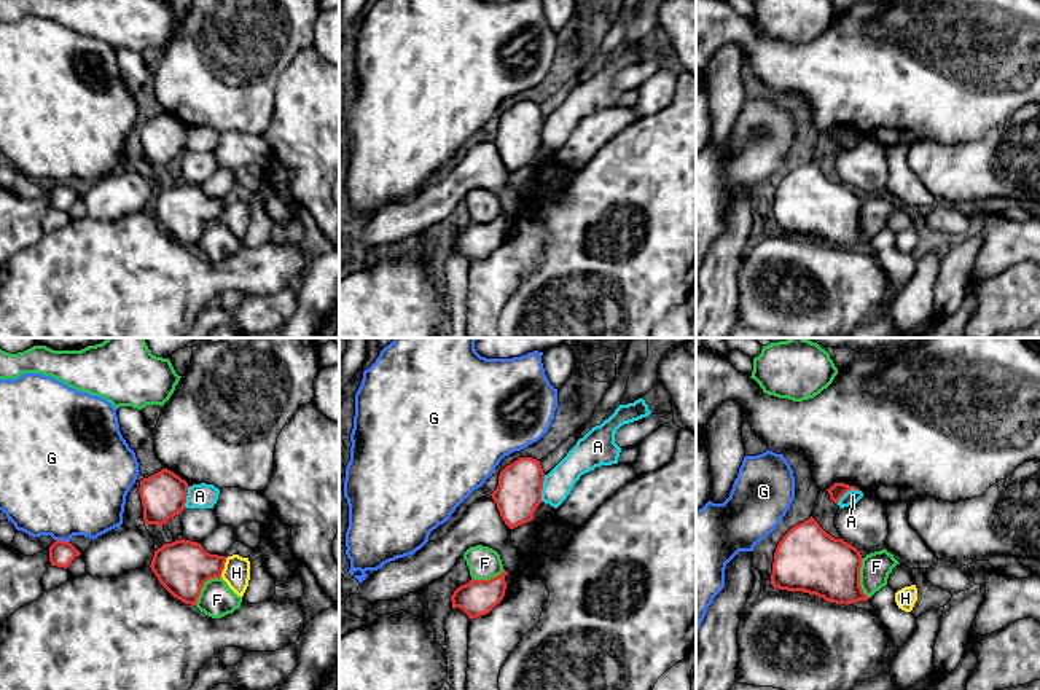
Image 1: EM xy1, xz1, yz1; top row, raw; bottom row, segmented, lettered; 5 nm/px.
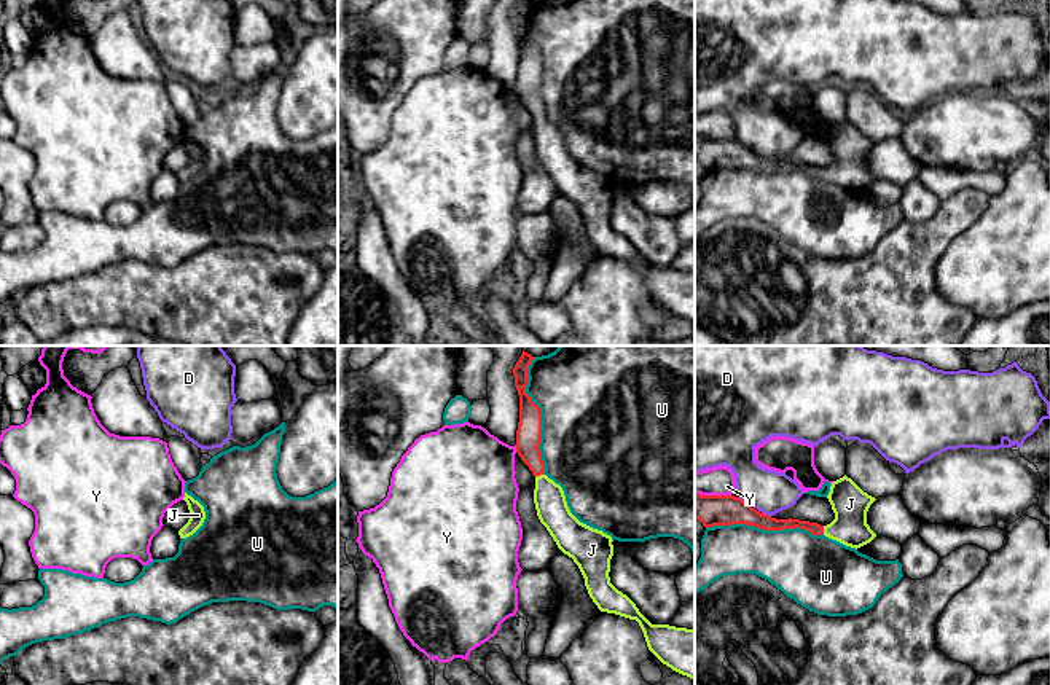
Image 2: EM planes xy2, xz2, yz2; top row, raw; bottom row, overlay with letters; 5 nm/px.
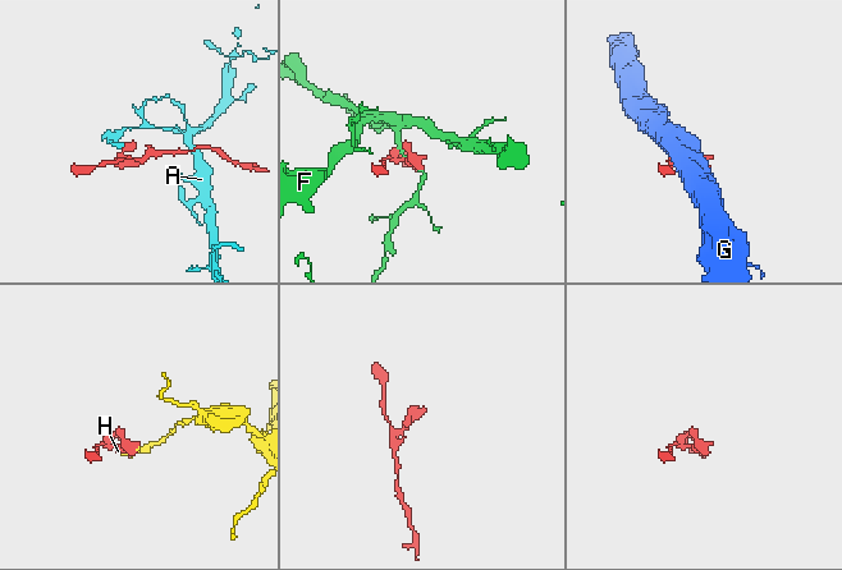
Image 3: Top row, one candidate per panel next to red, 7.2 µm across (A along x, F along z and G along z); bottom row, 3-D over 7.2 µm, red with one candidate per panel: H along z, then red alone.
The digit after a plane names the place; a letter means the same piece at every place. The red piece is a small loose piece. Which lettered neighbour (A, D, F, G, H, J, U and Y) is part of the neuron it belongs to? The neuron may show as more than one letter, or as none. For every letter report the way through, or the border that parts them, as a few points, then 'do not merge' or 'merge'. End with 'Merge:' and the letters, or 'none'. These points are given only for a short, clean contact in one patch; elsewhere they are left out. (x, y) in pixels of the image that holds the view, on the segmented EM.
A: border xz1 (545, 475), (540, 501); do not merge
D: do not merge
F: do not merge
G: do not merge
H: do not merge
J: way xz2 (529, 427), (529, 454), (539, 475), (550, 502); merge
U: do not merge
Y: do not merge
Merge: J

